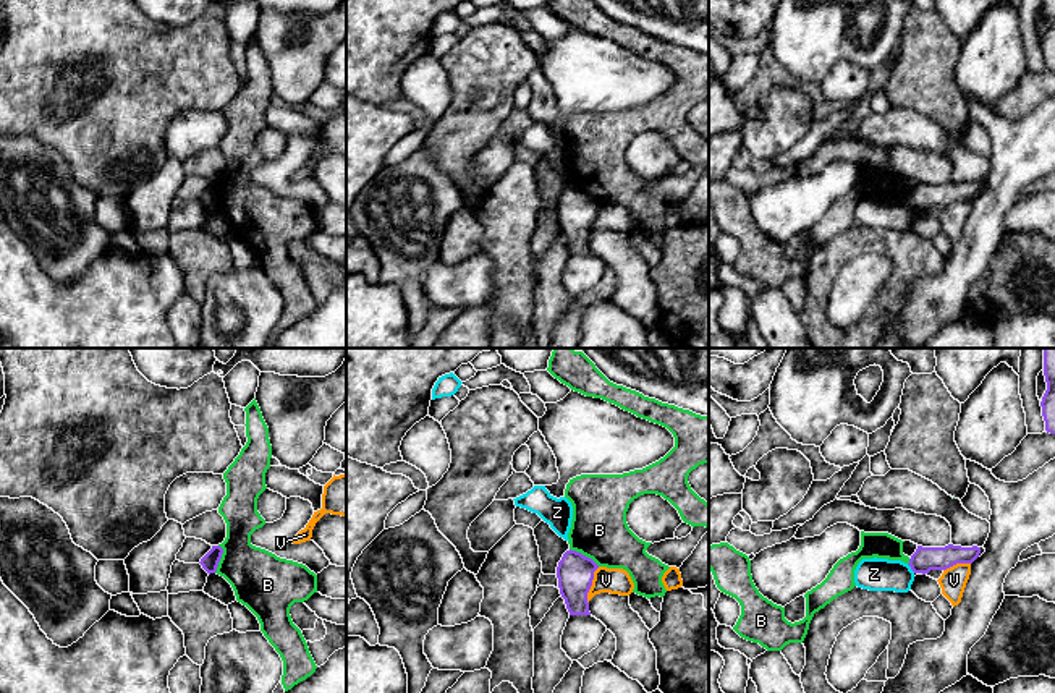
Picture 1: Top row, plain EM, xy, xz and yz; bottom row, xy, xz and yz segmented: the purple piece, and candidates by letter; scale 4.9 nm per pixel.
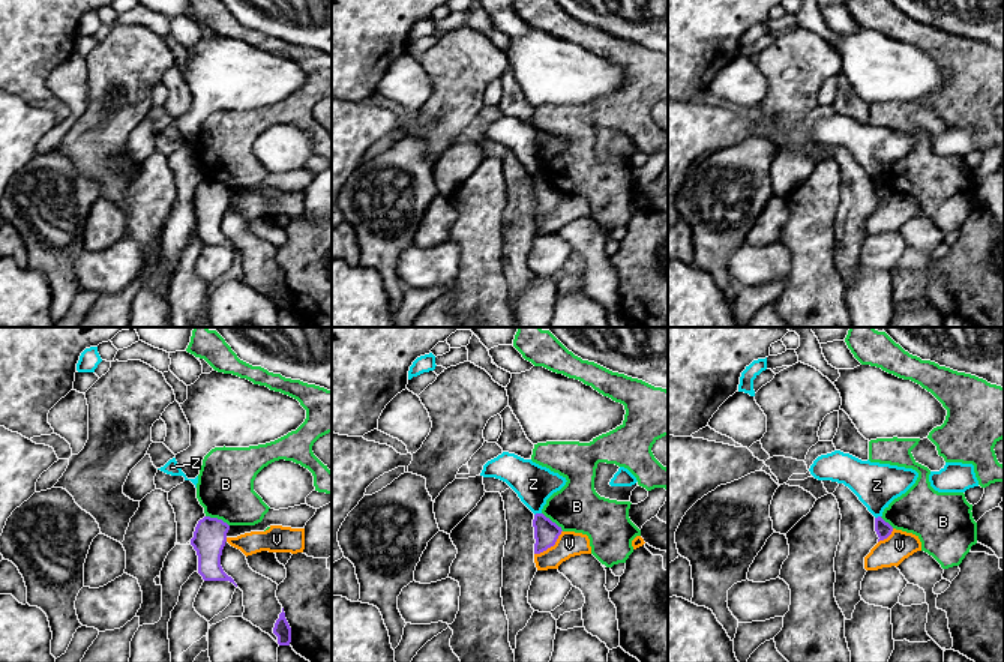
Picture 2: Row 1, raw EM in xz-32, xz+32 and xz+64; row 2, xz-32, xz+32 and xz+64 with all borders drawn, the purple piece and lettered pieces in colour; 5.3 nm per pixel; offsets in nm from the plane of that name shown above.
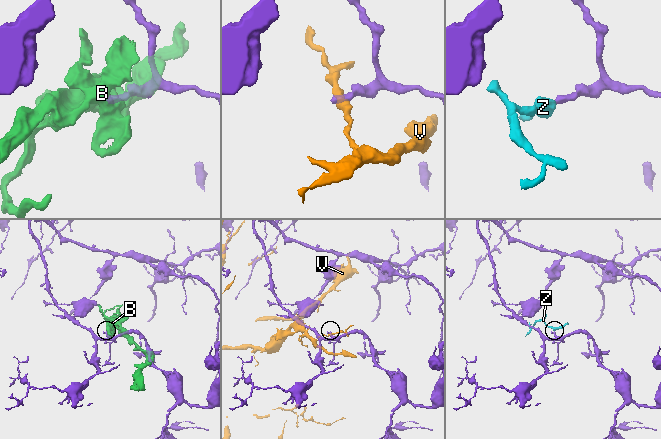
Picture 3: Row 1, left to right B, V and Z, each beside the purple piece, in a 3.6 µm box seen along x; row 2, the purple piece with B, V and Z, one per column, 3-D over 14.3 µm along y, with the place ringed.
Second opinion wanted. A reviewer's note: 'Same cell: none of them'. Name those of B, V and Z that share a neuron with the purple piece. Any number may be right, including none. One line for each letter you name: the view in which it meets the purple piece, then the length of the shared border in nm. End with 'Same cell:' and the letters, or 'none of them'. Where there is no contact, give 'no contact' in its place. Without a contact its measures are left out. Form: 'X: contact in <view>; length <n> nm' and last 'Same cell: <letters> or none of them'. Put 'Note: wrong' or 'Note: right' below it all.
Same cell: none of them
Note: right

